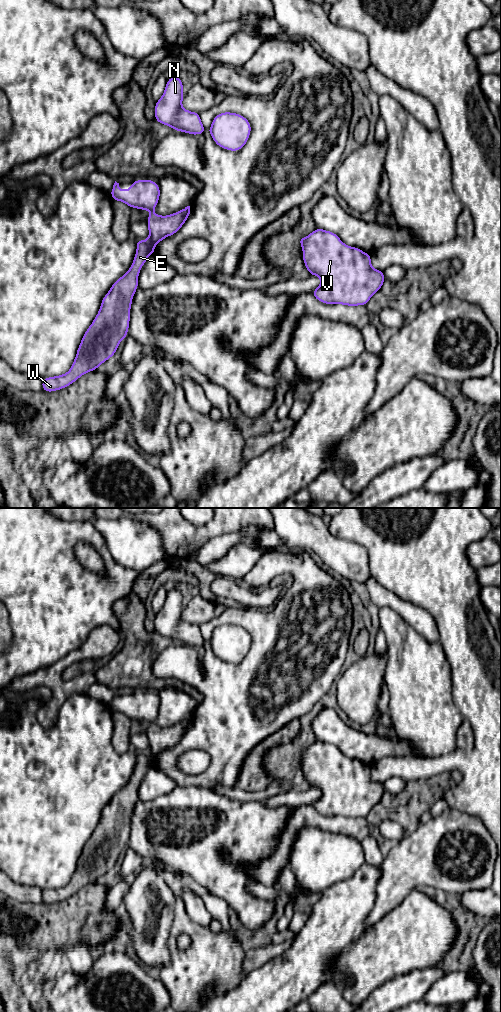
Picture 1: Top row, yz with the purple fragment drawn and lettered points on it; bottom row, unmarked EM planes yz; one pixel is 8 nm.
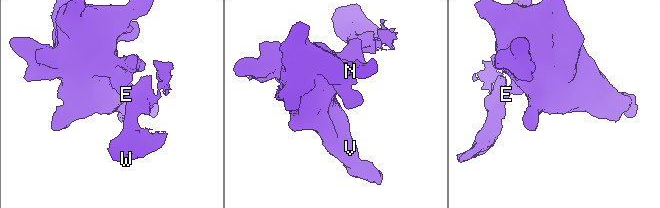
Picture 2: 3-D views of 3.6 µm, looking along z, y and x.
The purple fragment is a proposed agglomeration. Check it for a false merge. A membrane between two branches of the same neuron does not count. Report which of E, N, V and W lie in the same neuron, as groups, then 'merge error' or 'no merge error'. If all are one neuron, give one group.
E W / N V | merge error

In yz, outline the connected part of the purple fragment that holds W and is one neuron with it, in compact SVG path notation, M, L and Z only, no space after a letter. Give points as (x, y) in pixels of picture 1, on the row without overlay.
M136 752L137 761L130 781L117 791L102 811L101 819L86 842L70 882L63 887L42 891L42 902L61 902L96 881L114 868L119 855L127 849L133 807L138 787L150 767L146 752Z

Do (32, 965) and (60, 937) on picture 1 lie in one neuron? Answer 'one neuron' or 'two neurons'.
two neurons

